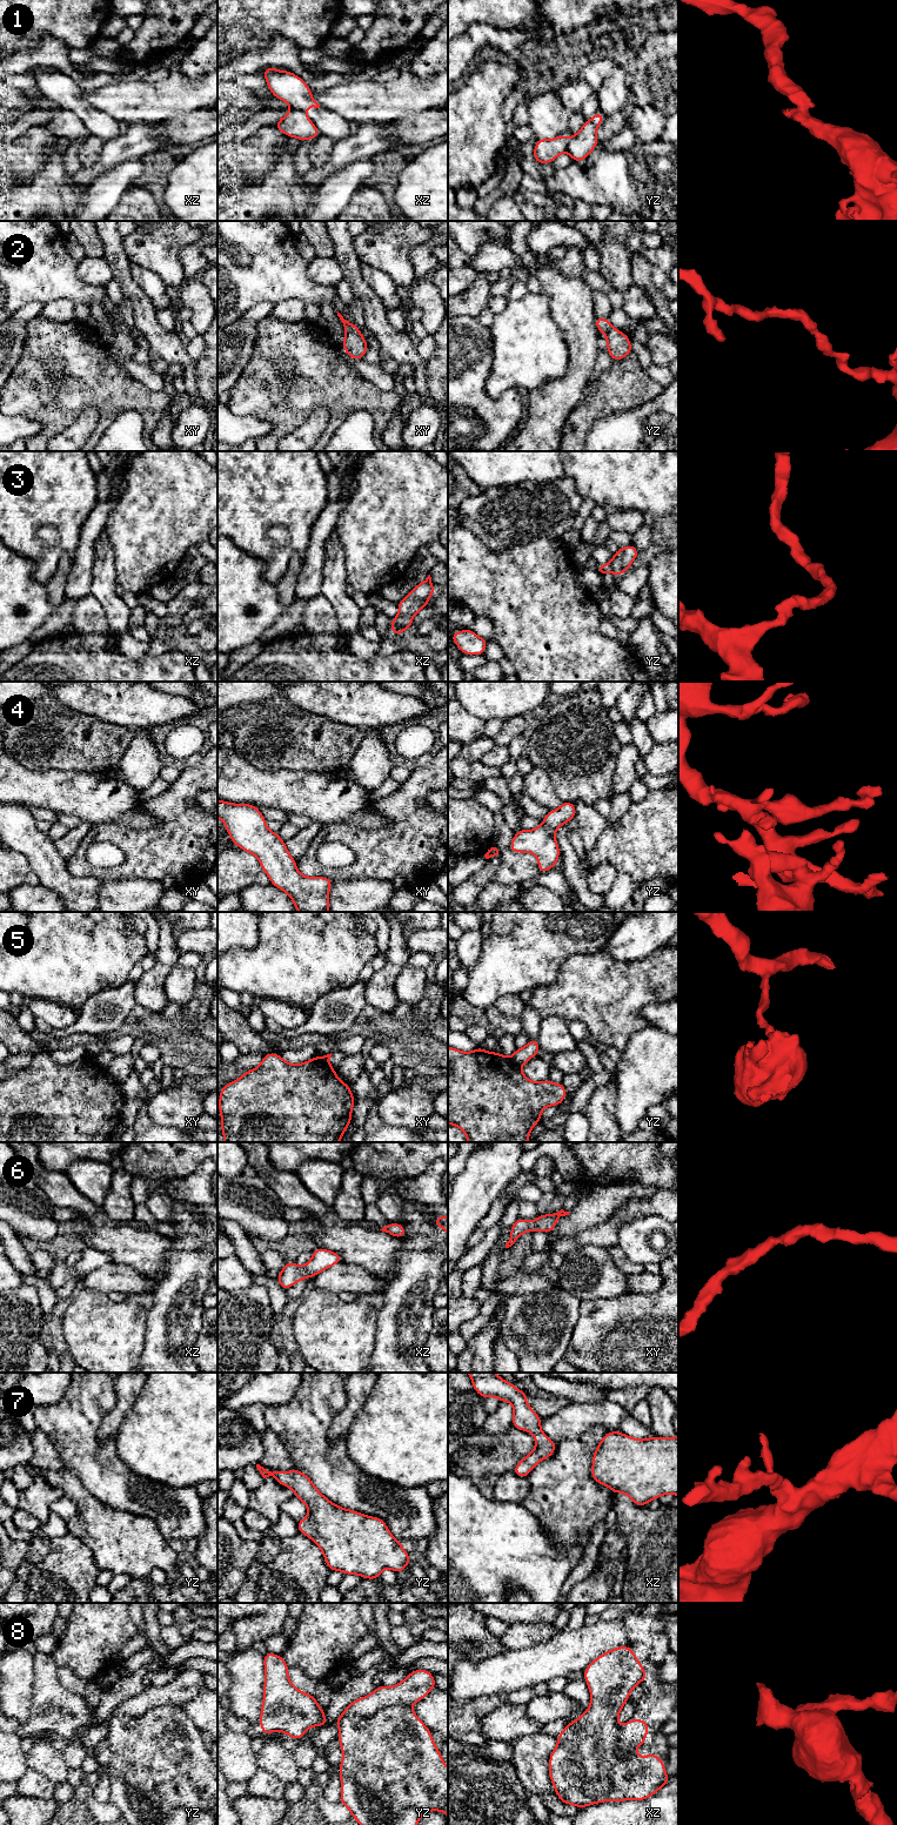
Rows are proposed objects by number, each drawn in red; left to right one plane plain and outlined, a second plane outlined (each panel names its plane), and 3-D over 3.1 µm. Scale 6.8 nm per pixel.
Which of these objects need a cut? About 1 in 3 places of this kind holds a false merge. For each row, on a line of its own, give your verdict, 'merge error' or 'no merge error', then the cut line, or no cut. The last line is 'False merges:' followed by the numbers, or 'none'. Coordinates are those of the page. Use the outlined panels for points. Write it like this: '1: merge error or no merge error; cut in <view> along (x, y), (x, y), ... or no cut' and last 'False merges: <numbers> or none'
1: merge error; cut in xz along (292, 108), (303, 112)
2: no merge error; no cut
3: no merge error; no cut
4: no merge error; no cut
5: merge error; cut in yz along (510, 1058), (520, 1067)
6: no merge error; no cut
7: no merge error; no cut
8: no merge error; no cut
False merges: 1, 5

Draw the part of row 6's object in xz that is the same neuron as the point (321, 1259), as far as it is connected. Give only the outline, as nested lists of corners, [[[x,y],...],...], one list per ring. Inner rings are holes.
[[[317,1247],[313,1252],[312,1259],[303,1267],[297,1266],[295,1262],[287,1262],[276,1280],[280,1287],[286,1290],[299,1281],[315,1277],[321,1272],[337,1263],[342,1263],[342,1257],[339,1253]]]

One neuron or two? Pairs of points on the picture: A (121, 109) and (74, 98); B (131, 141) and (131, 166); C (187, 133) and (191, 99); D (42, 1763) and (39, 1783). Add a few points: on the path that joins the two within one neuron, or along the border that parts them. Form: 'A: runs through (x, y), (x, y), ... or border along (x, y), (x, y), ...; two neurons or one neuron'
A: border along (80, 91), (81, 96), (92, 107), (108, 115); two neurons
B: border along (147, 158), (125, 160), (106, 173); two neurons
C: border along (205, 106), (193, 111), (176, 111), (163, 121); two neurons
D: border along (29, 1766), (54, 1784); two neurons

